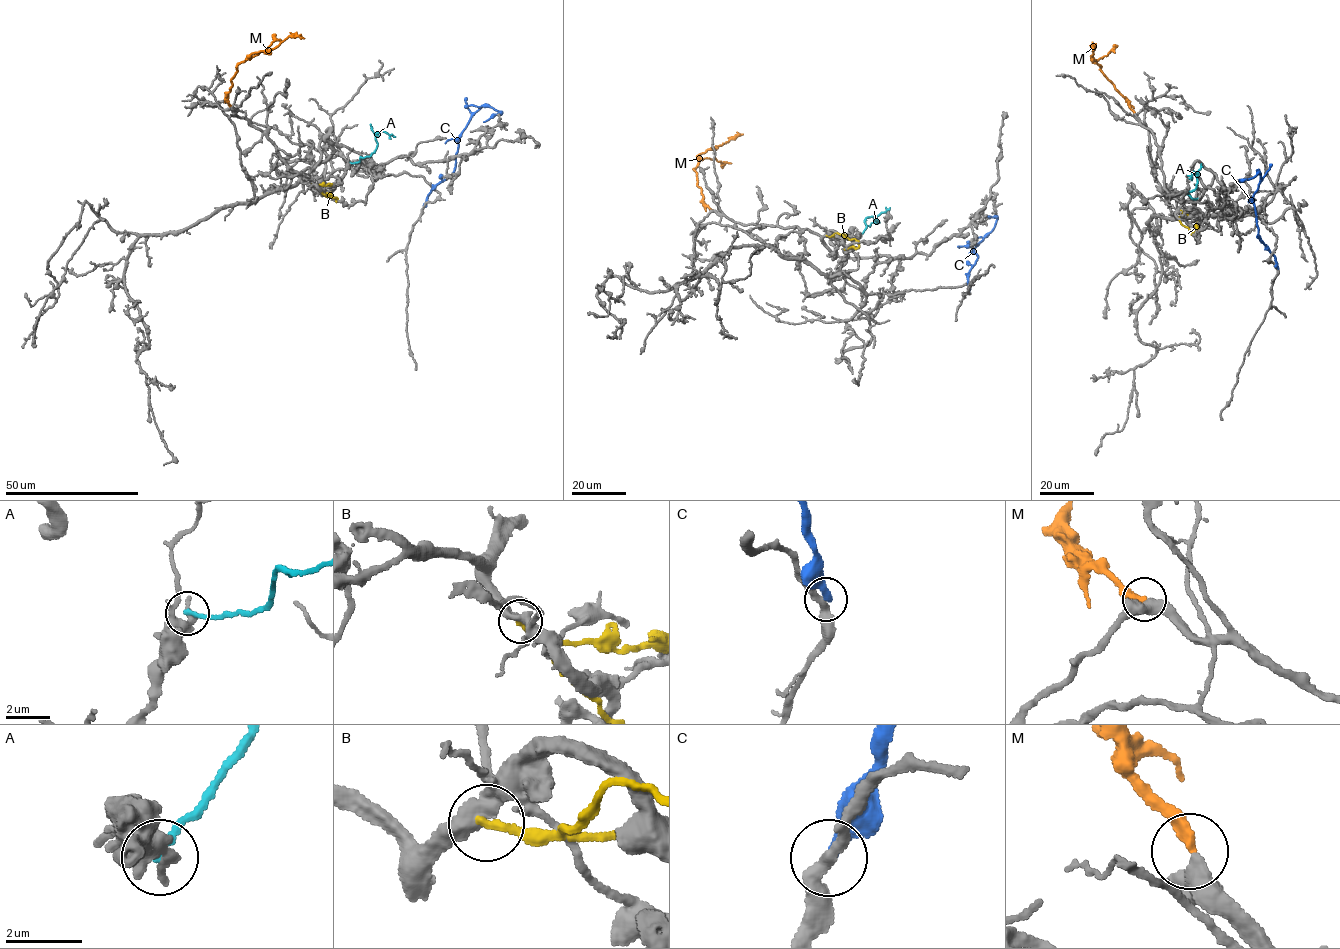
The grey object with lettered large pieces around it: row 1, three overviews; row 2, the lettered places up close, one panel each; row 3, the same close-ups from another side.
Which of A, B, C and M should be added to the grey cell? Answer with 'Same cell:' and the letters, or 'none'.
Same cell: M

